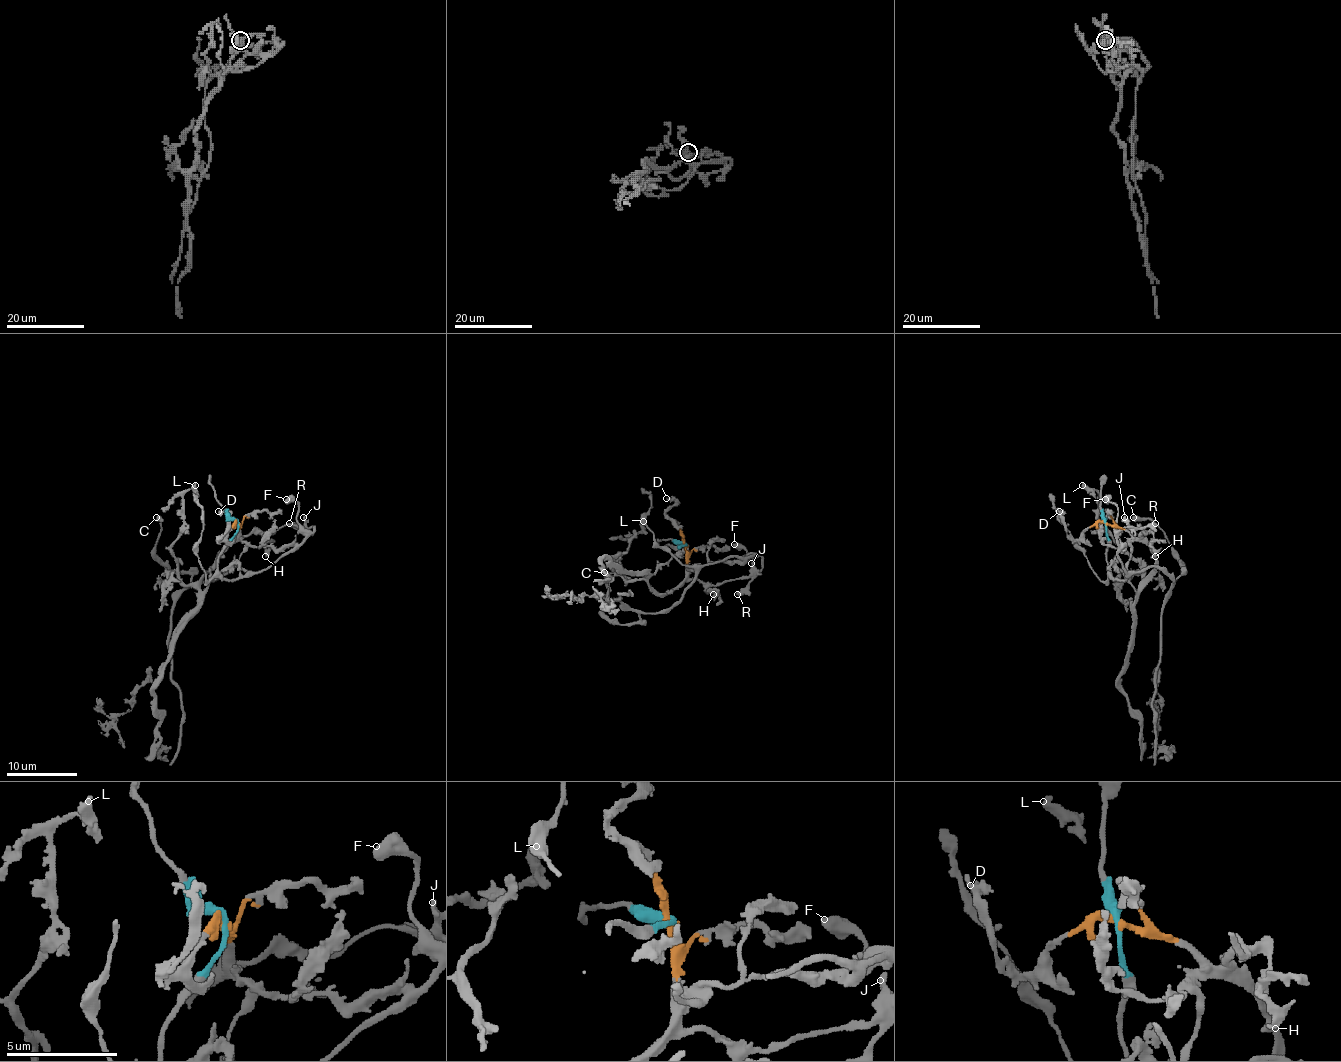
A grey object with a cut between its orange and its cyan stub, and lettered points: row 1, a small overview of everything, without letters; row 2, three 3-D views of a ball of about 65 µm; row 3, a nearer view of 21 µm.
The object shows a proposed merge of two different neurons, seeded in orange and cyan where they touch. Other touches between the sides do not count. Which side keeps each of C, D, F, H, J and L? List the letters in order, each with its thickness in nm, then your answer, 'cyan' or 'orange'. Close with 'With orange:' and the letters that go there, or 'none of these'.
C: calibre 550 nm; cyan
D: calibre 220 nm; orange
F: calibre 650 nm; cyan
H: calibre 280 nm; orange
J: calibre 320 nm; orange
L: calibre 440 nm; orange
With orange: D, H, J, L

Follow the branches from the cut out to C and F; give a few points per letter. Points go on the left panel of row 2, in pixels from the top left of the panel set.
C: (237, 523), (218, 573), (234, 580), (246, 573), (234, 566), (220, 578), (193, 583), (156, 553), (156, 516)
F: (237, 523), (237, 532), (218, 559), (218, 573), (234, 580), (268, 569), (303, 539), (296, 502), (285, 498)

